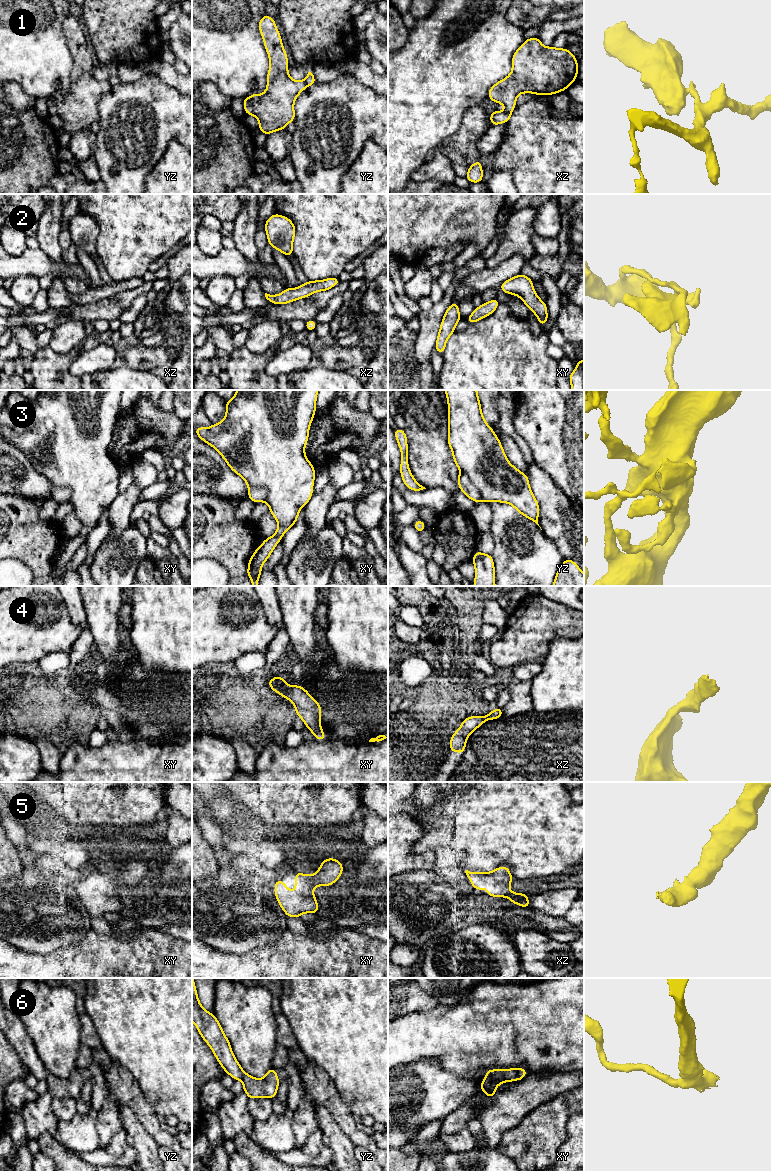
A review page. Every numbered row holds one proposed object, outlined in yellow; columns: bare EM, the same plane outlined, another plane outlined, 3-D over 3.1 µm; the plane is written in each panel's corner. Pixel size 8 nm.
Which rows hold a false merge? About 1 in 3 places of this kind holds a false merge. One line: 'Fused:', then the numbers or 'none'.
Fused: 1

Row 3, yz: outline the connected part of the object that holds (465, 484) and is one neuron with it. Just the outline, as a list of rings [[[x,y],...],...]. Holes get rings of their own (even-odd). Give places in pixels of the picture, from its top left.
[[[445,390],[445,394],[448,402],[447,443],[460,470],[457,478],[460,491],[475,503],[508,503],[539,526],[539,503],[529,486],[529,478],[508,461],[496,433],[483,418],[477,390]]]

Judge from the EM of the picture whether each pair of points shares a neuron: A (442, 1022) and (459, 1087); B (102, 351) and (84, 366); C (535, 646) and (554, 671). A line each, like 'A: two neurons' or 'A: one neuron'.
A: two neurons
B: one neuron
C: two neurons

